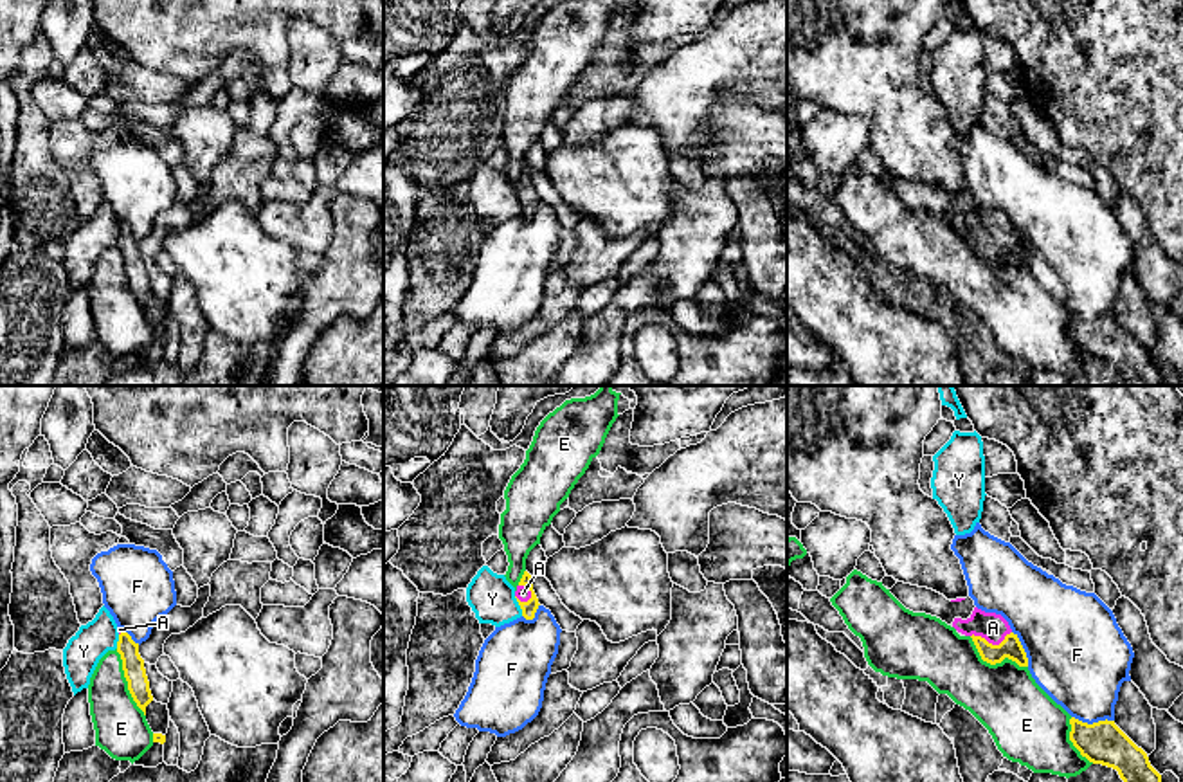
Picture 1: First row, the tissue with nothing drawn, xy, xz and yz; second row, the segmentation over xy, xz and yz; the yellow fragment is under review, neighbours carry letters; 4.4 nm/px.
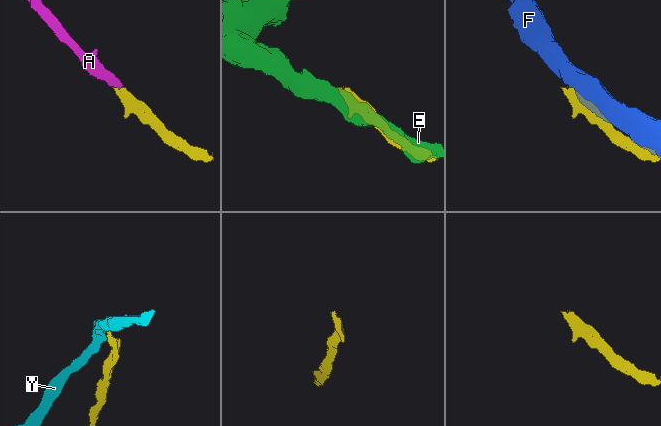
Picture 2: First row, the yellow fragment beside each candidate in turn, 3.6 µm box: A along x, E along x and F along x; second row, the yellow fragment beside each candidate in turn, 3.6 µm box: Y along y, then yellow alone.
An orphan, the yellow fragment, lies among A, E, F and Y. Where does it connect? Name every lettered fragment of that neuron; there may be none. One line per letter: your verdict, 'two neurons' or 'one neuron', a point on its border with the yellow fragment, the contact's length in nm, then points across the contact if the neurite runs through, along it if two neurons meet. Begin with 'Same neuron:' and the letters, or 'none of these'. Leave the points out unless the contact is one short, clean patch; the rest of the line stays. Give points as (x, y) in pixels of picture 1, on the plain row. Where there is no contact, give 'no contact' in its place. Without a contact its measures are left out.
Same neuron: A
A: one neuron | yz (991, 240) | 190 nm | across yz (1011, 244), (991, 240), (993, 224)
E: two neurons | yz (994, 260) | 300 nm
F: two neurons | yz (1093, 319) | 190 nm
Y: two neurons | xz (519, 200) | 100 nm | along xz (514, 193), (523, 211)

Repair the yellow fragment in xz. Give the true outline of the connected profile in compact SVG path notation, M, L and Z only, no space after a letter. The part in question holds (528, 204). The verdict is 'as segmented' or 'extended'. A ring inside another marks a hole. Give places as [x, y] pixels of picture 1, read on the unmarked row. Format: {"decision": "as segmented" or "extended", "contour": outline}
{"decision": "extended", "contour": "M524 168L524 171L522 171L522 175L517 182L515 193L517 193L517 198L522 205L522 213L526 216L533 216L540 200L538 200L535 187L533 187L531 171L528 168Z"}

